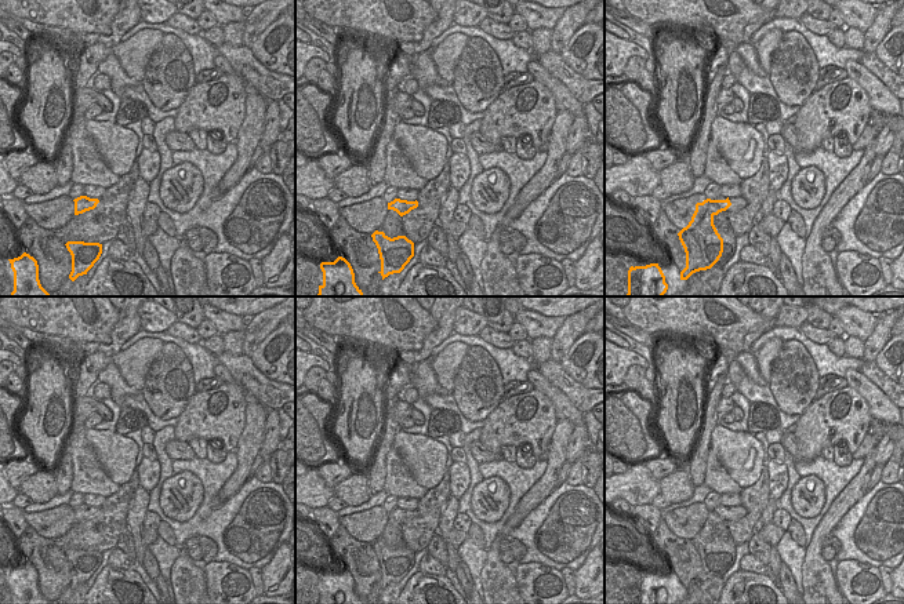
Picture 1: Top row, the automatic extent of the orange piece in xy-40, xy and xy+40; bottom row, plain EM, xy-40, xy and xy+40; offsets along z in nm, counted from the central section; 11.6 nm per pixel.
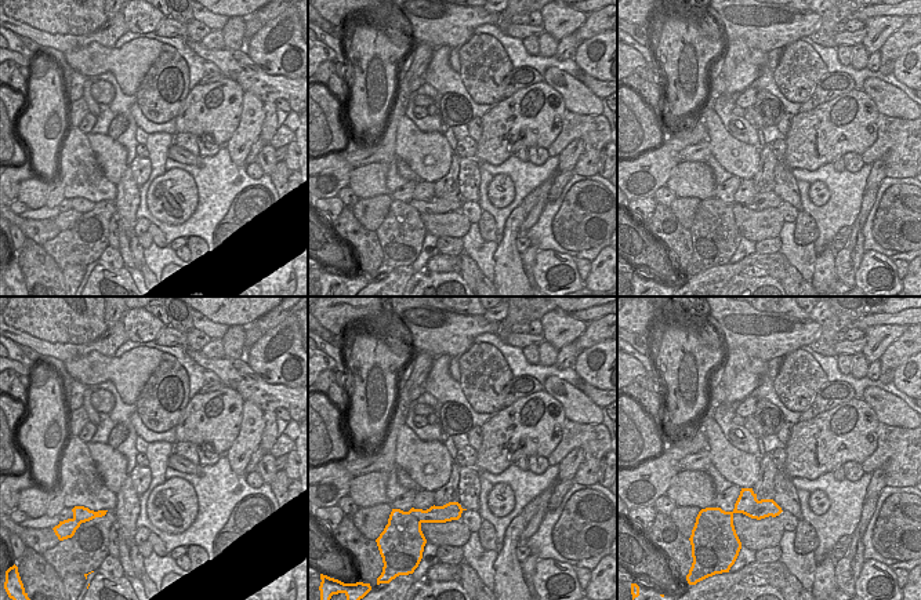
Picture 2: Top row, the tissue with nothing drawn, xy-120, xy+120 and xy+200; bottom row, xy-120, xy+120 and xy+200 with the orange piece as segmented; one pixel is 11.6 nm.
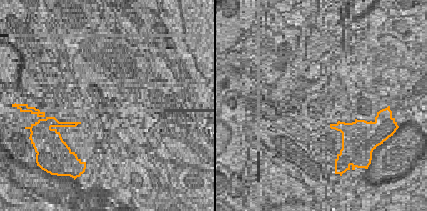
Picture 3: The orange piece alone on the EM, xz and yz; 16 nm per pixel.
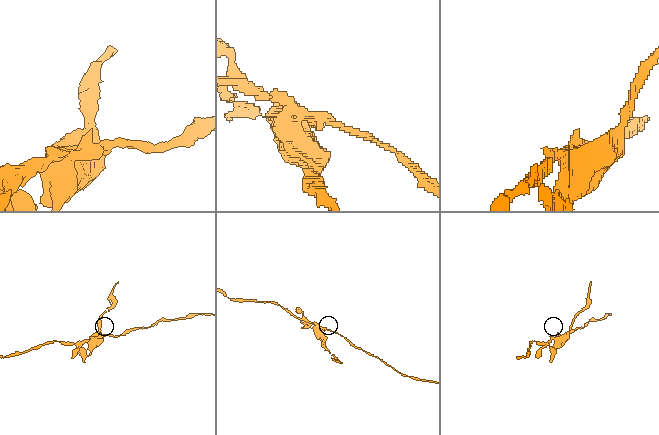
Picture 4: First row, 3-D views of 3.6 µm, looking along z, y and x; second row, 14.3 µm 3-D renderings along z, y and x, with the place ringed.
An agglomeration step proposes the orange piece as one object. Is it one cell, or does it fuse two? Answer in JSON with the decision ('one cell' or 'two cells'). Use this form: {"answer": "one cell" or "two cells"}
{"answer": "two cells"}

